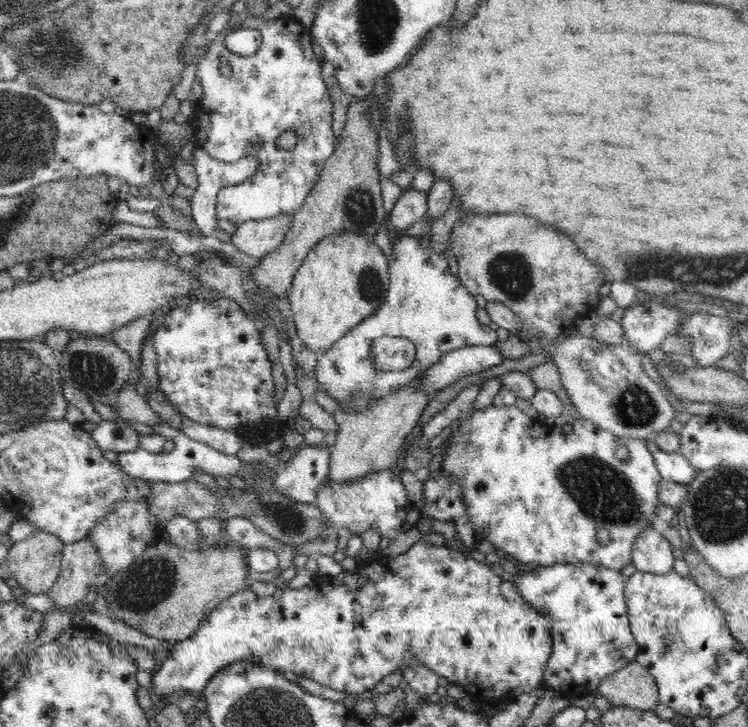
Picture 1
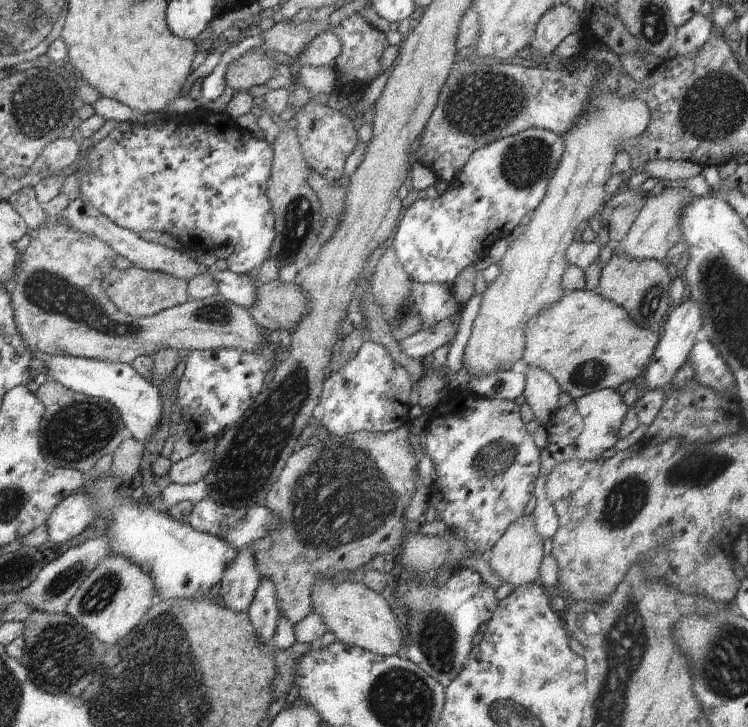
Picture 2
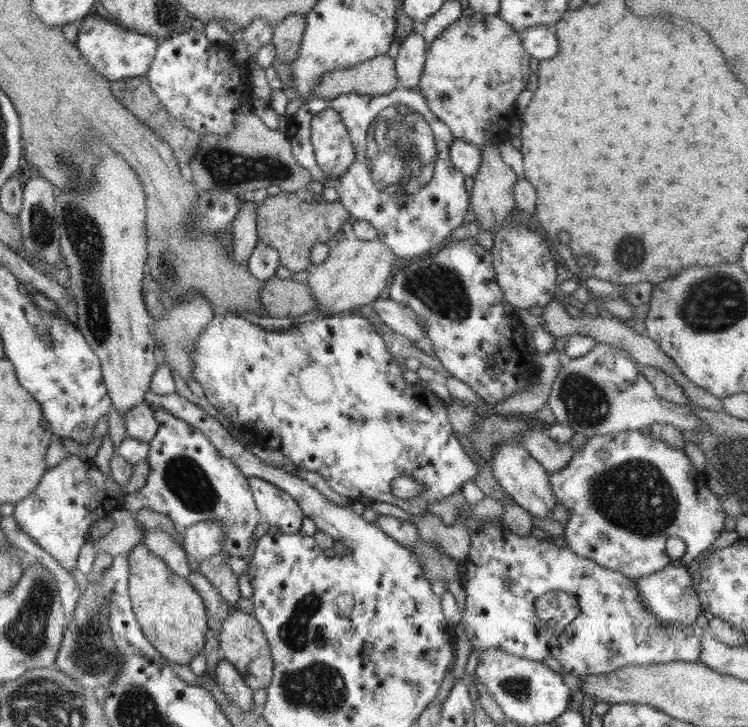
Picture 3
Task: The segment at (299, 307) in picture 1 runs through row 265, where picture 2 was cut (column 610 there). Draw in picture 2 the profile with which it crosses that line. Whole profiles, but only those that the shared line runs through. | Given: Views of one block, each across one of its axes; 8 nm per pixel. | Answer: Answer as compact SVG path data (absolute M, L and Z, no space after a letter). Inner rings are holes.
M592 290L567 291L558 302L540 310L538 316L528 320L524 326L526 346L522 360L527 368L546 370L559 384L561 392L568 392L573 399L580 398L597 390L616 390L626 381L636 383L644 374L650 358L660 342L660 333L652 328L640 328L630 320L628 312L615 302L602 298Z

